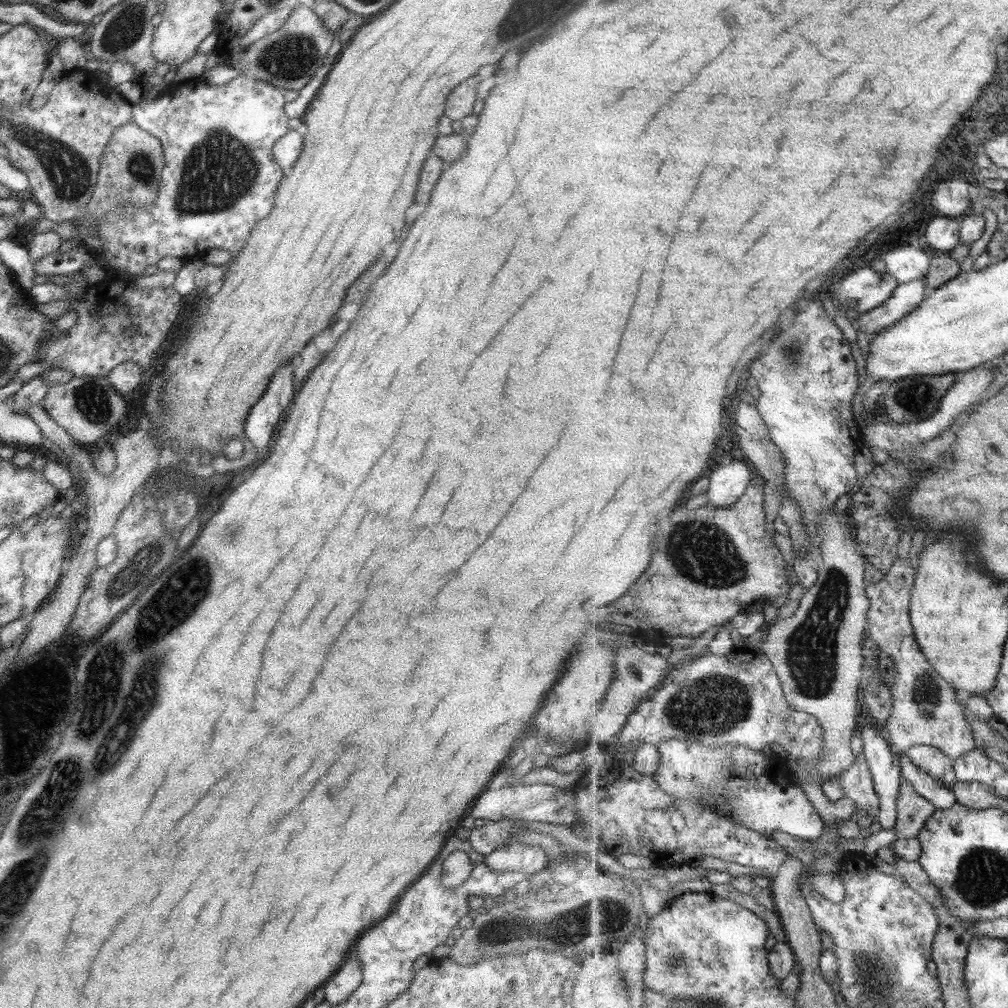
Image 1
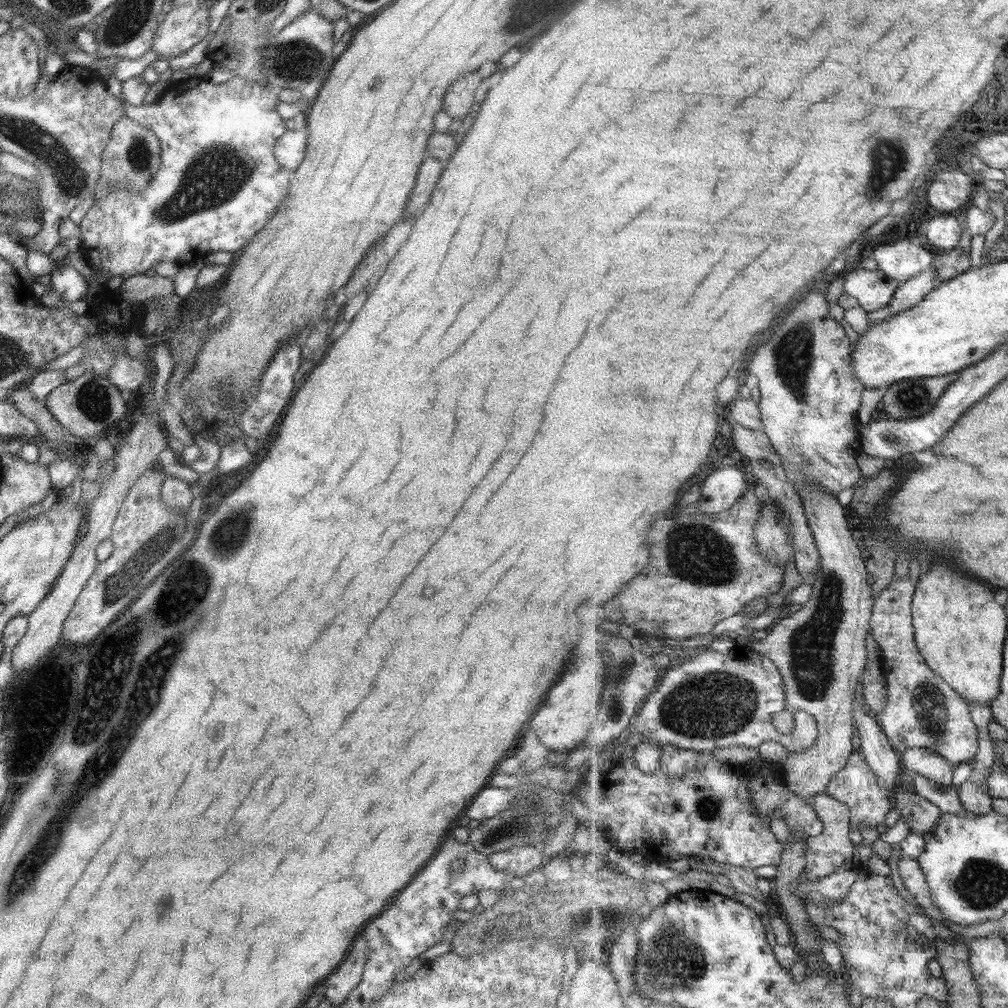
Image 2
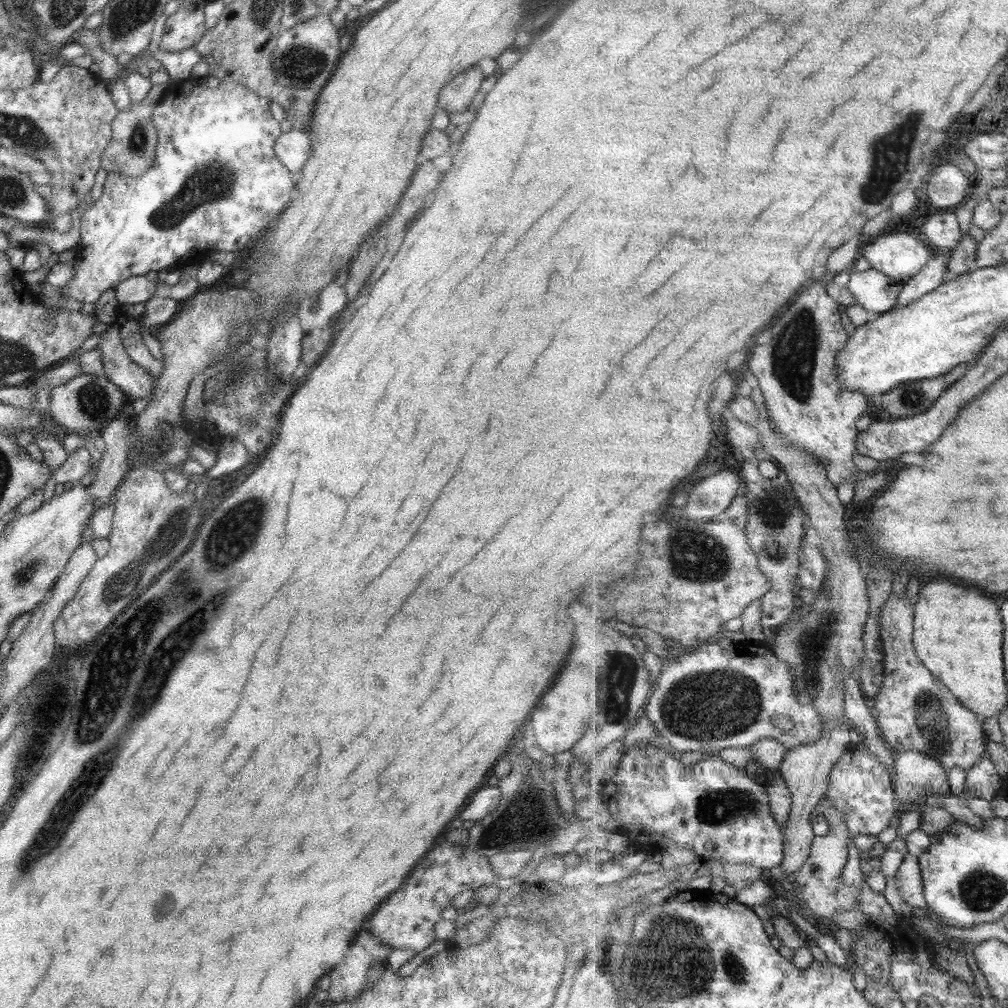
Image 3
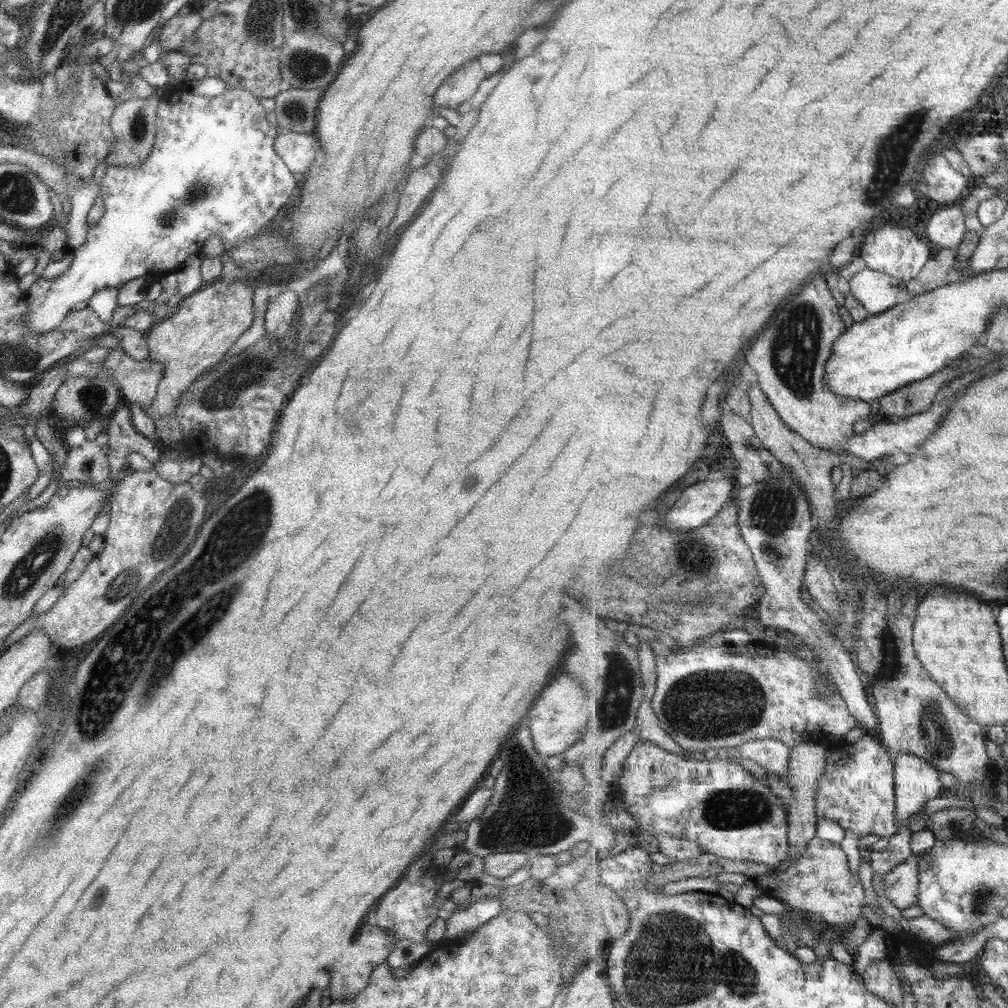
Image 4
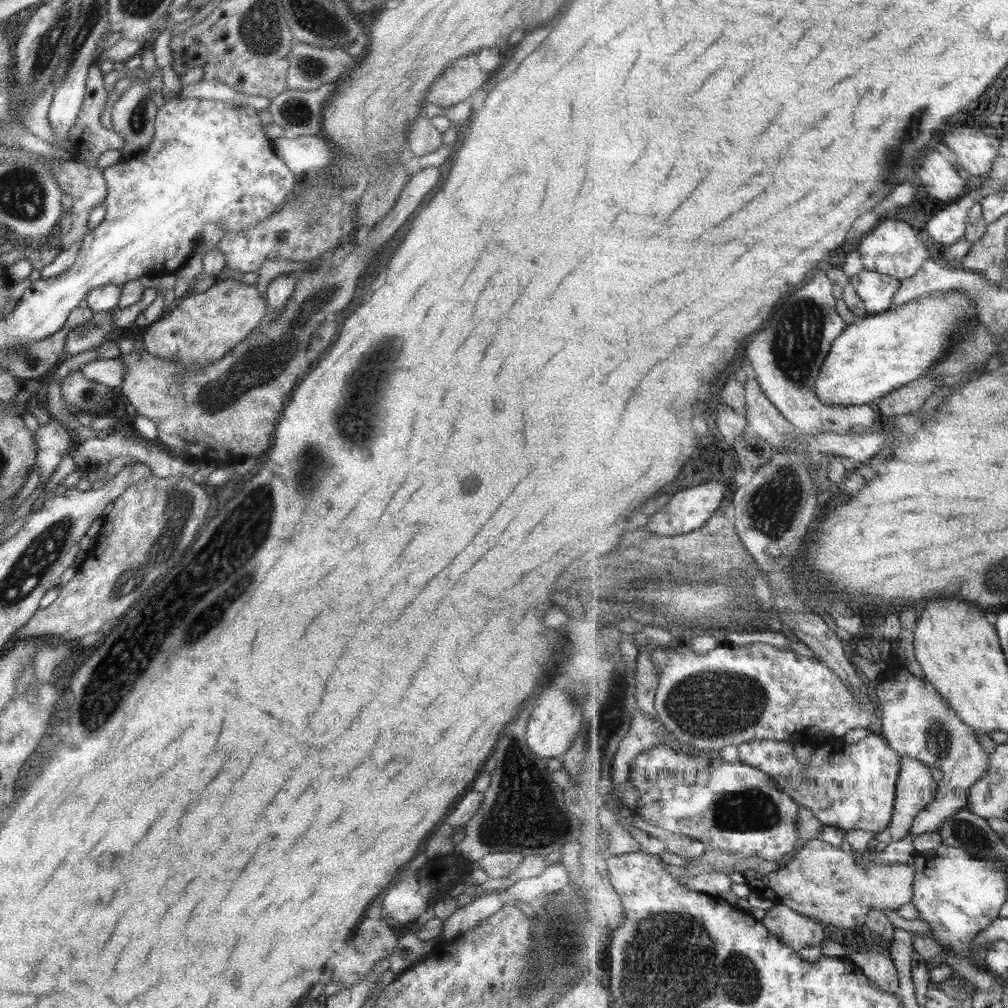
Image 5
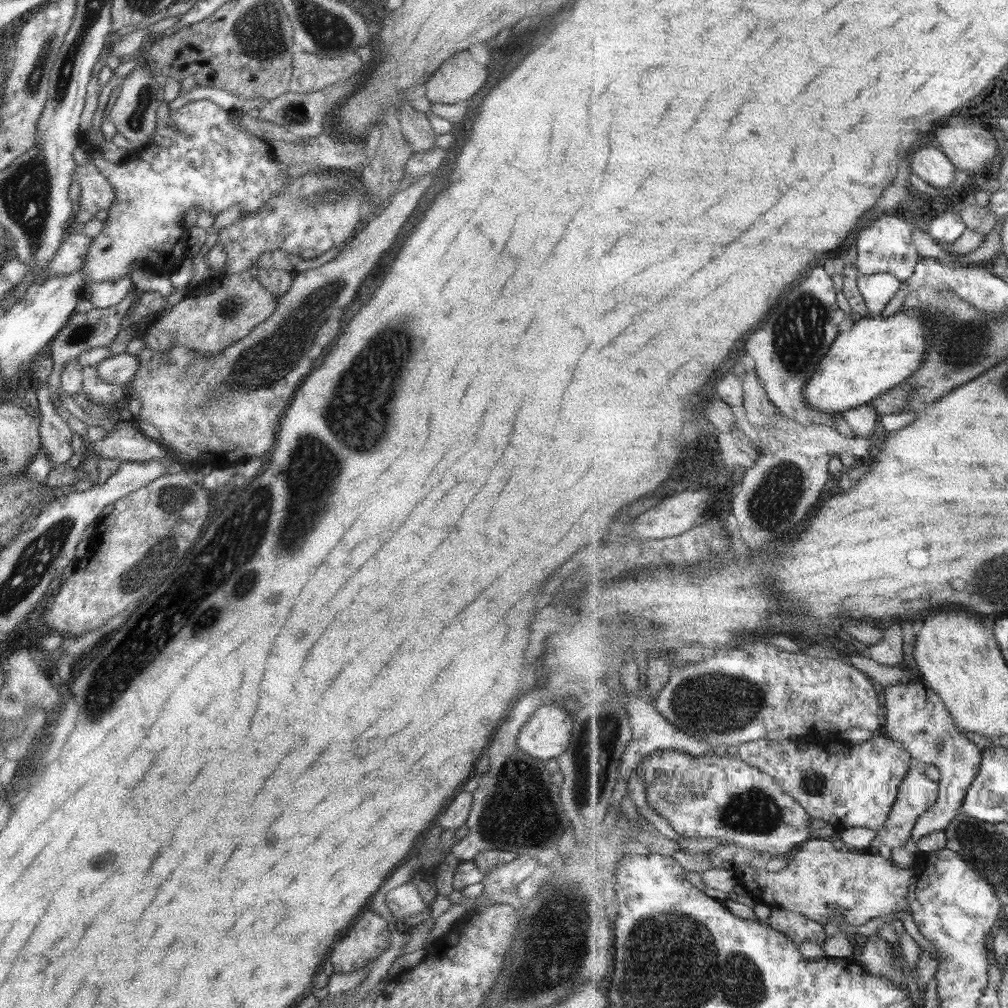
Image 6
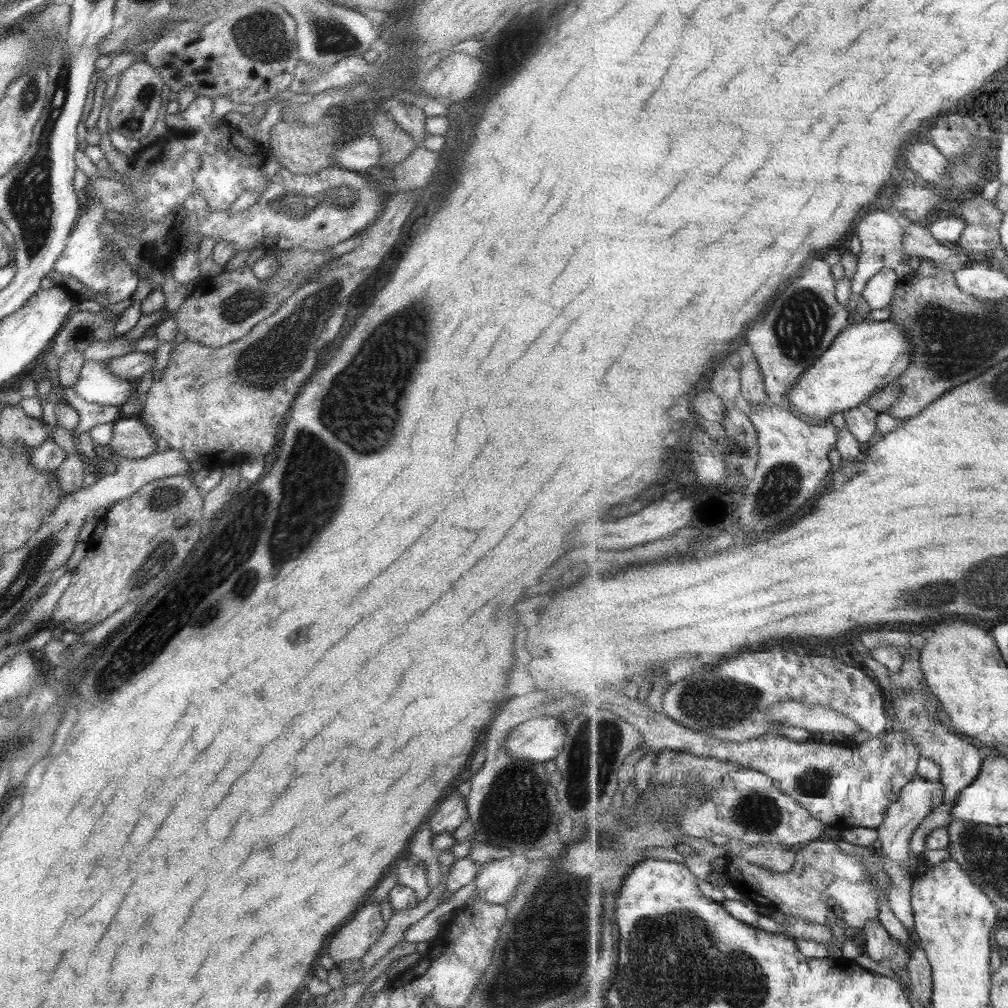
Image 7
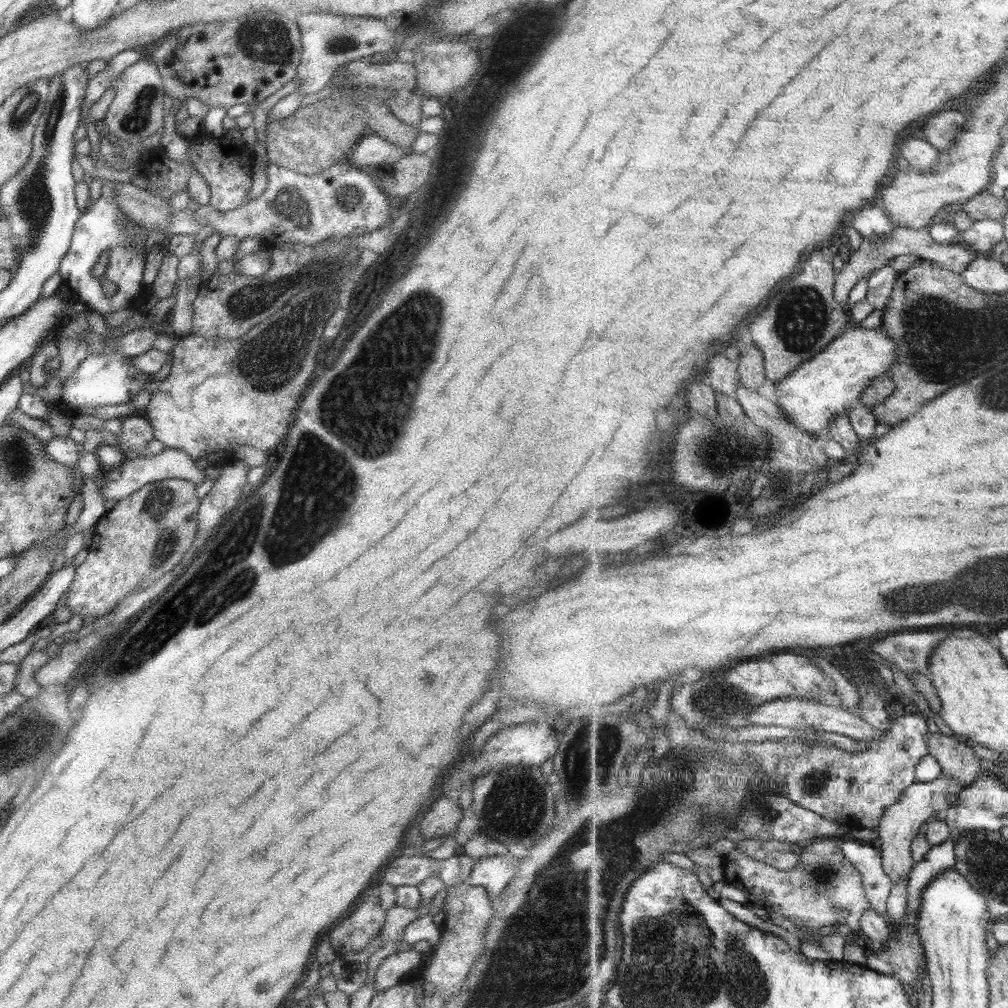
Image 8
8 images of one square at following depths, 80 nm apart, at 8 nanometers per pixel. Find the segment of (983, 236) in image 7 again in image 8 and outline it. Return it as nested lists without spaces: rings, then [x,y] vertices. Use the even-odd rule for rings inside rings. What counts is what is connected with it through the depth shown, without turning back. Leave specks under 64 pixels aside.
[[[975,221],[969,230],[961,233],[962,244],[975,251],[993,250],[1005,236],[1004,221]]]

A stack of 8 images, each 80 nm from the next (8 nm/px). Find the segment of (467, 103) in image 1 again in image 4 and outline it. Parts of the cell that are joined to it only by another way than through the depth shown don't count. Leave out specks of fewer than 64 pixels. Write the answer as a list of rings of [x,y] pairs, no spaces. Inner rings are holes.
[[[477,60],[466,62],[456,68],[446,79],[437,87],[433,93],[432,104],[434,107],[450,108],[453,110],[459,103],[465,102],[474,91],[477,85],[485,78],[485,73]]]

